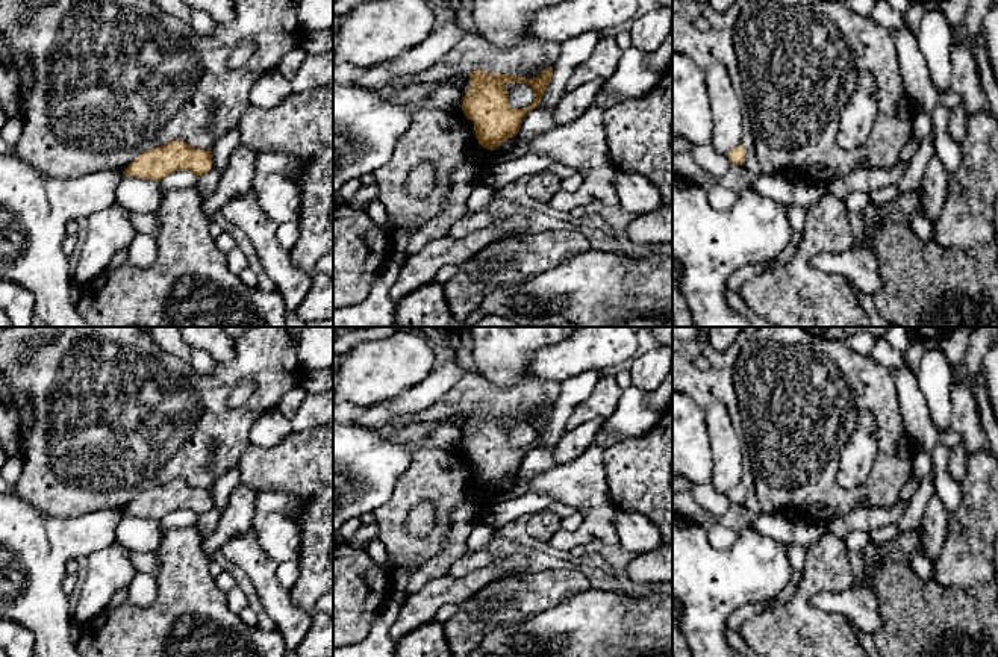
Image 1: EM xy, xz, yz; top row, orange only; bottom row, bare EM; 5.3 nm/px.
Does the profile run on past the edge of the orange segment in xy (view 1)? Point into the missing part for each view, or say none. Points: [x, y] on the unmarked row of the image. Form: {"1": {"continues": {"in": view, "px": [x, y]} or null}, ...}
{"1": {"continues": null}}

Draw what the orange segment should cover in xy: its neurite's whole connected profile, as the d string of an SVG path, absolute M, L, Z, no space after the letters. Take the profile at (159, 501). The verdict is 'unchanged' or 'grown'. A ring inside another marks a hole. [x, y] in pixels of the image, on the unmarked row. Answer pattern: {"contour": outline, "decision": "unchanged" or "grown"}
{"contour": "M171 480L139 494L124 510L123 515L161 521L176 510L189 510L203 515L212 509L211 489L200 489L183 480Z", "decision": "unchanged"}

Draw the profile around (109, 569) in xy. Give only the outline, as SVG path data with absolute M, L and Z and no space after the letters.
M117 540L88 556L88 571L74 609L74 621L80 625L109 607L112 596L127 587L136 569L130 551Z

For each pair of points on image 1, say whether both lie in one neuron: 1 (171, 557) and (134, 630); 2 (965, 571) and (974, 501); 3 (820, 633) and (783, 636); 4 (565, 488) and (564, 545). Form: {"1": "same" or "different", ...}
{"1": "same", "2": "same", "3": "same", "4": "same"}

